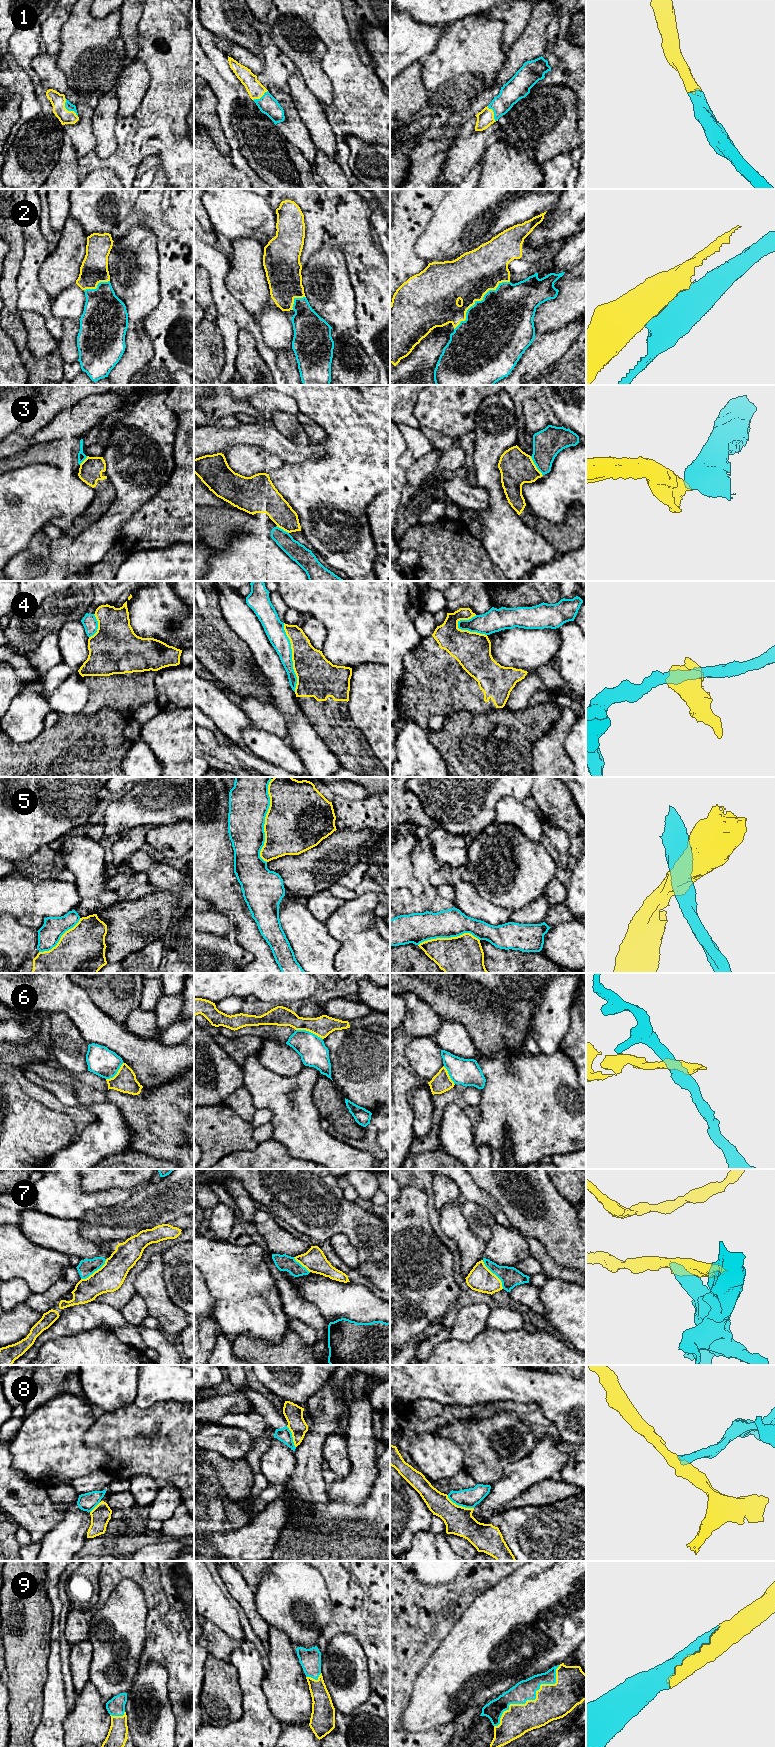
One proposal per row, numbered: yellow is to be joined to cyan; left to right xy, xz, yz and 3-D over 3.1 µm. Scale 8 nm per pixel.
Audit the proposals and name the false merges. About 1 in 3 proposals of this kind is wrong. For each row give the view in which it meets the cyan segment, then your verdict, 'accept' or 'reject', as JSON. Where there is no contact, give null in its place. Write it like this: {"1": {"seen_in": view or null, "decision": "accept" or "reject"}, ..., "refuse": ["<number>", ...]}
{"1": {"seen_in": "xy", "decision": "accept"}, "2": {"seen_in": "yz", "decision": "reject"}, "3": {"seen_in": "yz", "decision": "reject"}, "4": {"seen_in": "xz", "decision": "reject"}, "5": {"seen_in": "xz", "decision": "reject"}, "6": {"seen_in": "xz", "decision": "reject"}, "7": {"seen_in": "yz", "decision": "reject"}, "8": {"seen_in": "yz", "decision": "reject"}, "9": {"seen_in": "yz", "decision": "accept"}, "refuse": ["2", "3", "4", "5", "6", "7", "8"]}

